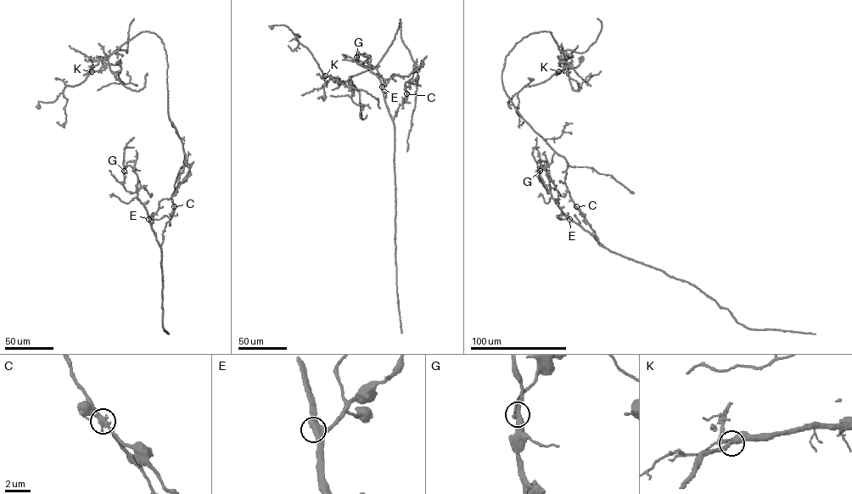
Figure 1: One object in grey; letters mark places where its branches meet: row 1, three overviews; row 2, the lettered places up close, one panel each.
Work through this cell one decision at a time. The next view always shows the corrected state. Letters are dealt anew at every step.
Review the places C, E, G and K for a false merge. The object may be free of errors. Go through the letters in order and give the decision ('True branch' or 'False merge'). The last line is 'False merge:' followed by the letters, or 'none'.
C: False merge
E: True branch
G: True branch
K: True branch
False merge: C

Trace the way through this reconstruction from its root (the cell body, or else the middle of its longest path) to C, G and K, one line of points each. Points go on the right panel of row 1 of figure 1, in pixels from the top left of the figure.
C: (557, 154), (567, 162), (564, 182), (576, 206)
G: (557, 154), (549, 165), (542, 168), (557, 191), (562, 215), (568, 218), (541, 182), (540, 171)
K: (557, 154), (517, 109), (501, 72), (515, 44), (542, 31), (551, 33), (563, 53), (565, 65), (558, 71)

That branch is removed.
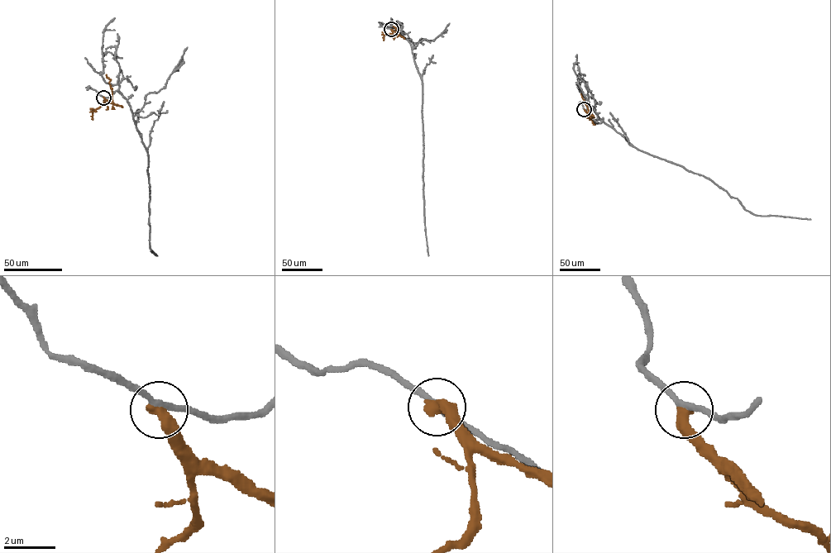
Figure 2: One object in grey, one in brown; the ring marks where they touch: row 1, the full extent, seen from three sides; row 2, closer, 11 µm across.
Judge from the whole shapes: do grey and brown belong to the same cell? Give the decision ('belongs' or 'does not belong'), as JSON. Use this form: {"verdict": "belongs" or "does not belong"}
{"verdict": "does not belong"}

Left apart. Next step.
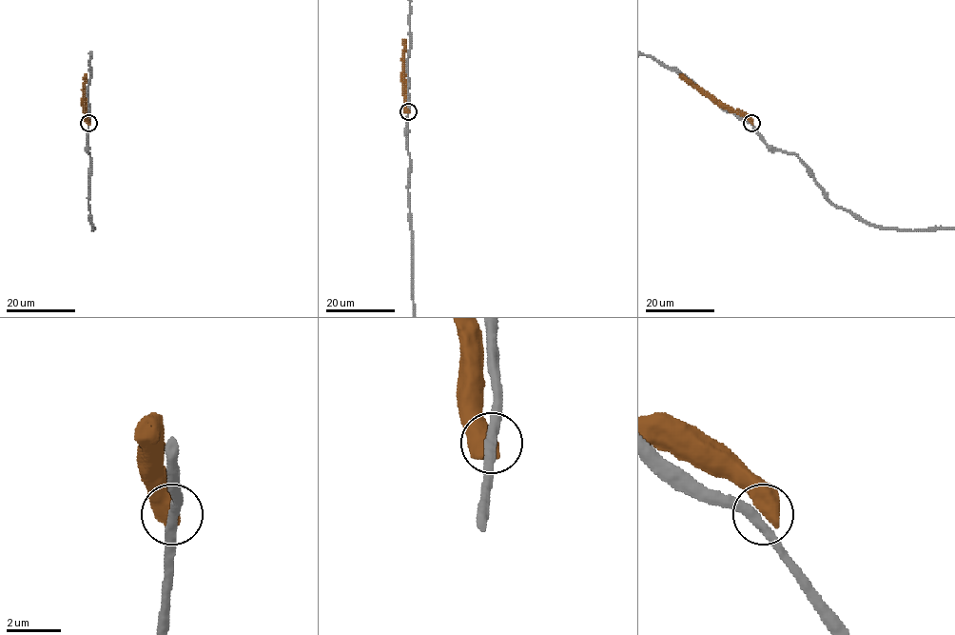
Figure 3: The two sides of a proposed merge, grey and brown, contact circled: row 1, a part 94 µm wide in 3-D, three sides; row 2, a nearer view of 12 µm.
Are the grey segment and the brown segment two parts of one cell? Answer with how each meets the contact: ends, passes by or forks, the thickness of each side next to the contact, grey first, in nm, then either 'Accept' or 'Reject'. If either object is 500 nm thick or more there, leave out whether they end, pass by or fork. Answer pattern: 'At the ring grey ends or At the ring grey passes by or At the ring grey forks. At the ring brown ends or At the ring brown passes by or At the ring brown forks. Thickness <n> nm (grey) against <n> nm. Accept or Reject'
Thickness 360 nm (grey) against 750 nm. Reject

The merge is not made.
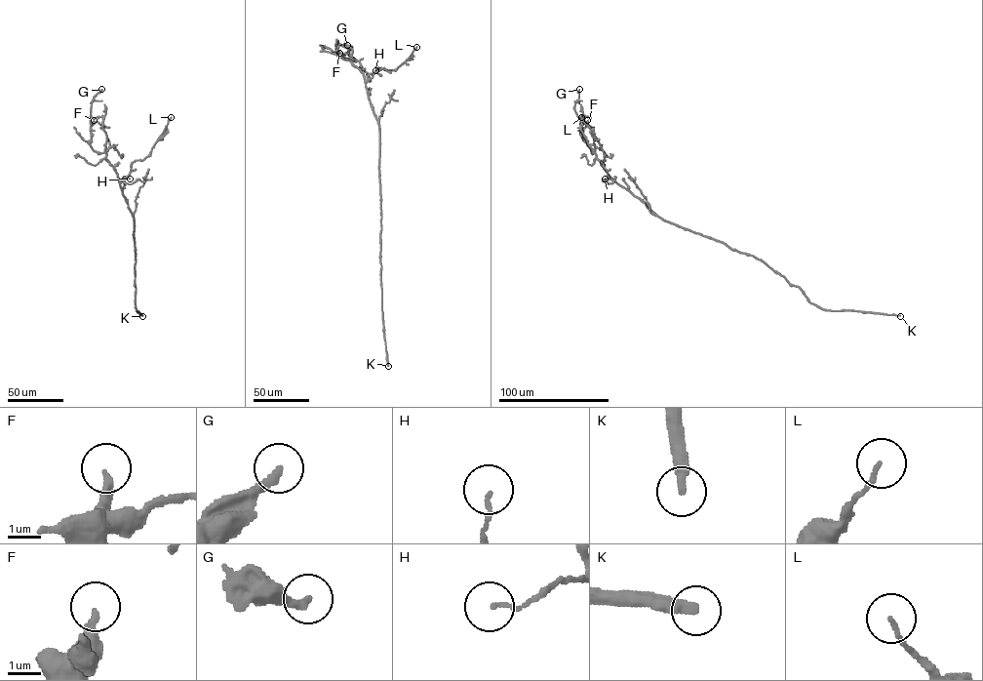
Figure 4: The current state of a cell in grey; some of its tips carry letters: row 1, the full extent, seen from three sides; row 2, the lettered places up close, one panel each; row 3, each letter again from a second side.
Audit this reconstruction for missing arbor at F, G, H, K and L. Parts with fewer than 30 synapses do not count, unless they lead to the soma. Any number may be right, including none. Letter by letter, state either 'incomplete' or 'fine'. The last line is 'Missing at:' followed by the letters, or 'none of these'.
F: fine
G: fine
H: fine
K: incomplete
L: fine
Missing at: K

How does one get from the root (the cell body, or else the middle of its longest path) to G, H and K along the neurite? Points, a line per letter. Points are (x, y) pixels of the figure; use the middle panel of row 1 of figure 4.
G: (379, 163), (379, 126), (363, 74), (350, 59), (340, 58), (334, 52), (336, 40), (339, 44), (347, 45)
H: (379, 163), (379, 126), (366, 86), (367, 76), (375, 70)
K: (379, 163), (380, 279), (388, 366)

